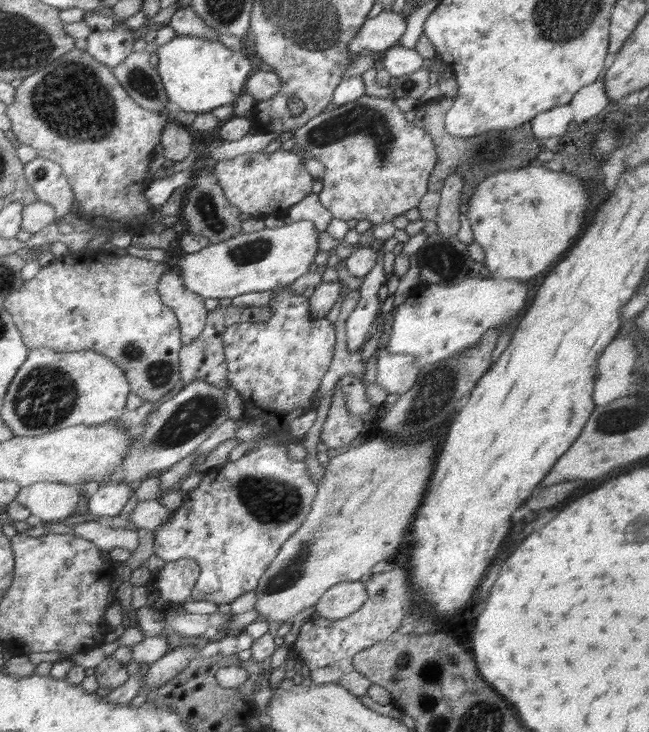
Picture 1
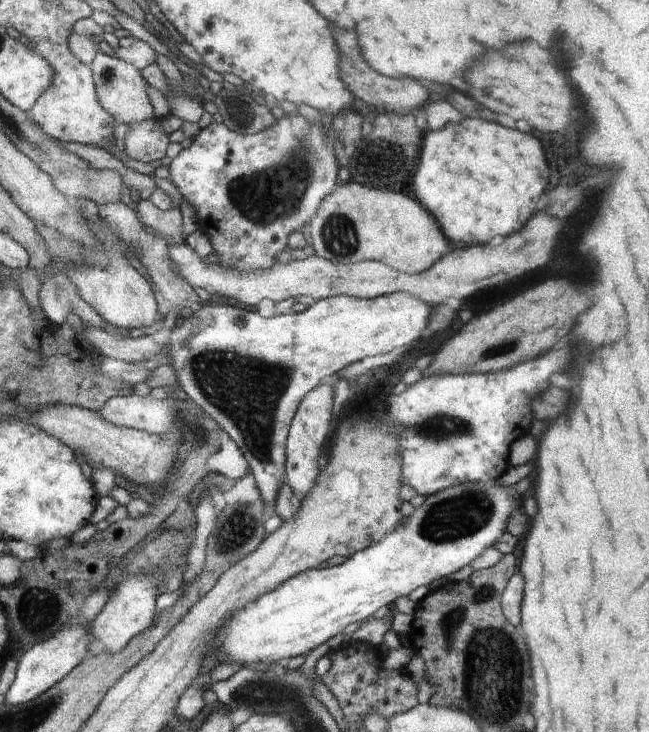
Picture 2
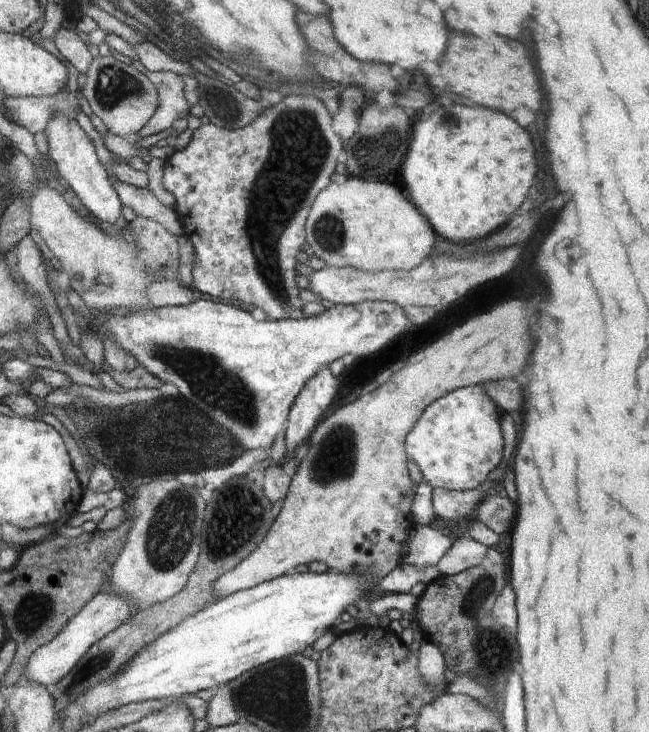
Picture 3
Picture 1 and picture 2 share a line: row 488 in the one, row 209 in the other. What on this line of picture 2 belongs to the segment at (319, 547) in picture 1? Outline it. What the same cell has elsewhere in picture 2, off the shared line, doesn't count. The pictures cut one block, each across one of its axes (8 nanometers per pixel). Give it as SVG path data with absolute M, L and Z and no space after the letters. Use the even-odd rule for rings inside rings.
M345 182L338 187L318 210L318 218L310 221L312 246L316 255L343 265L360 261L380 261L396 271L418 274L434 266L448 242L436 220L412 198L392 190L366 188Z

